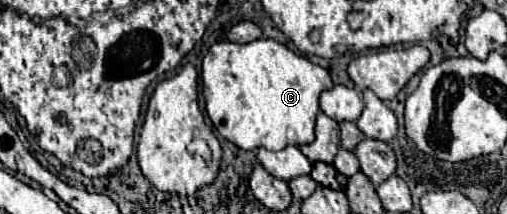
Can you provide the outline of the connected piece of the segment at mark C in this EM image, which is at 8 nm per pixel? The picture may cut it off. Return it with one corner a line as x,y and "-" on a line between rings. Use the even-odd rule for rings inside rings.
260,38
248,44
216,42
202,60
202,94
206,100
206,112
214,128
242,150
256,150
260,146
266,150
282,150
290,144
304,146
314,142
314,124
320,110
318,96
332,86
334,84
324,68
270,38

